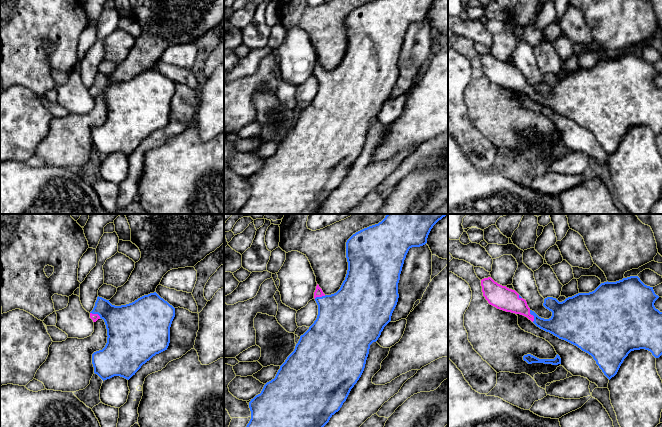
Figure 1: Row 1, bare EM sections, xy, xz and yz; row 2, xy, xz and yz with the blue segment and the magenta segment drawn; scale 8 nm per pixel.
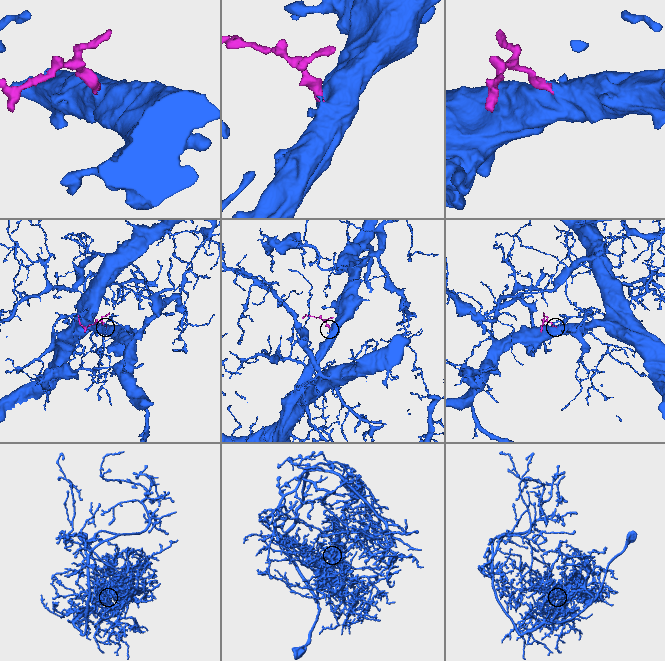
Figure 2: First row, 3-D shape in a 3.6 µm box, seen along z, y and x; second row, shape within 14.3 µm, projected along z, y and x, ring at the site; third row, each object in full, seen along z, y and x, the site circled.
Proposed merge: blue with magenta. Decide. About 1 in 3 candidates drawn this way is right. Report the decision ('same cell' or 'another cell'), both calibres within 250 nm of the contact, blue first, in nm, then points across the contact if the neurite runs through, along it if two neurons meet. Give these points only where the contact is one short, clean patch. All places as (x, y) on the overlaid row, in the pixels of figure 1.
same cell | 220/180 nm | across yz (563, 323), (541, 323), (533, 315), (508, 300)

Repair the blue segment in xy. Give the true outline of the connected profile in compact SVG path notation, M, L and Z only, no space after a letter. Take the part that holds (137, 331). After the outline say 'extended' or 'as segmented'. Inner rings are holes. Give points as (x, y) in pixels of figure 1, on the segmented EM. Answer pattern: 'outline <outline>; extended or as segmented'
outline M156 292L121 306L112 305L98 296L90 318L93 322L100 318L104 320L108 337L105 347L92 354L94 373L103 381L114 376L129 380L153 356L167 350L174 317L175 308Z; extended

